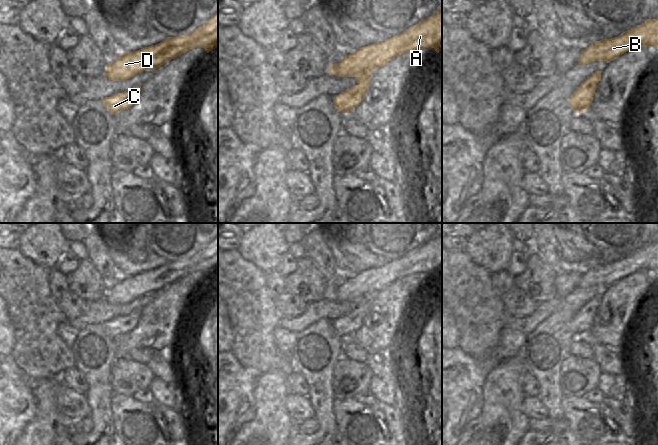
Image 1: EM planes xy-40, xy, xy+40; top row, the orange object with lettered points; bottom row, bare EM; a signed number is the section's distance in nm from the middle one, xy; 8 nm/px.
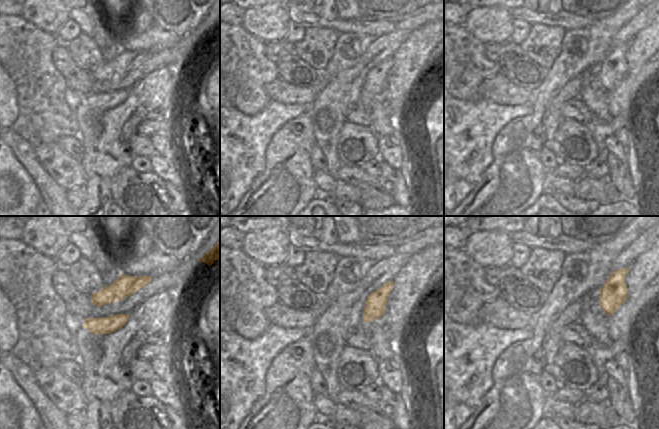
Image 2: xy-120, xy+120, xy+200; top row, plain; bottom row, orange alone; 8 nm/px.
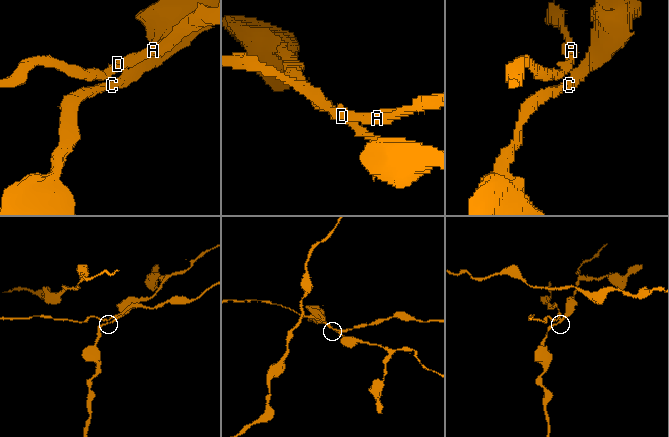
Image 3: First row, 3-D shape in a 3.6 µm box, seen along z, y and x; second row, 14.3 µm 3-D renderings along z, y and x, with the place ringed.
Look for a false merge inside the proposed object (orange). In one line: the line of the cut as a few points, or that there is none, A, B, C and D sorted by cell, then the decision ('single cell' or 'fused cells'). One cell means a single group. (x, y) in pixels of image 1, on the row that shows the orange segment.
cut xy (368, 72), (357, 77); groups A B D / C; fused cells

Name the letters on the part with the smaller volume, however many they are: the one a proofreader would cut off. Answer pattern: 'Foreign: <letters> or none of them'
Foreign: A, B, D

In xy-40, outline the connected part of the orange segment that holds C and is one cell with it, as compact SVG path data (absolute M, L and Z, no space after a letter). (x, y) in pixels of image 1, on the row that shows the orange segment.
M134 87L130 91L116 93L110 97L102 99L102 102L109 113L115 115L120 111L124 111L132 107L141 92L141 87Z

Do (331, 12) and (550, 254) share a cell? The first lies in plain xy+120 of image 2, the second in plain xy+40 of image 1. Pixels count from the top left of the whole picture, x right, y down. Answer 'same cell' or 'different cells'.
same cell

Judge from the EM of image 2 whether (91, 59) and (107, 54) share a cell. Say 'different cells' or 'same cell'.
different cells

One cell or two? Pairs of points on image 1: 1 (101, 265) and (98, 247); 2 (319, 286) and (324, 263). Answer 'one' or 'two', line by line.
1: one
2: two

